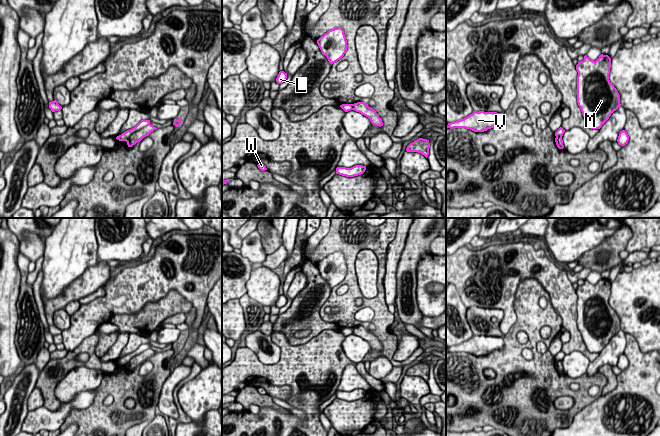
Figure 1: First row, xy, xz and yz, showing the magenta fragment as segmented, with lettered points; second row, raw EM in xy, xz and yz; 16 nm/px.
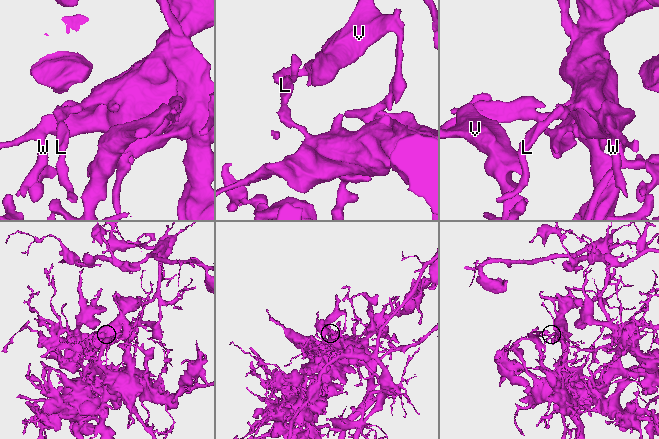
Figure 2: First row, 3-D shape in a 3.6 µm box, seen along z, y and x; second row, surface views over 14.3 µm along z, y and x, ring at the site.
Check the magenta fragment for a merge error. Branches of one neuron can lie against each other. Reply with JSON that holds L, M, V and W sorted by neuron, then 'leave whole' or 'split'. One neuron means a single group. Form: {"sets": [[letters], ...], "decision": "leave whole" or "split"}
{"sets": [["L", "M", "W"], ["V"]], "decision": "split"}

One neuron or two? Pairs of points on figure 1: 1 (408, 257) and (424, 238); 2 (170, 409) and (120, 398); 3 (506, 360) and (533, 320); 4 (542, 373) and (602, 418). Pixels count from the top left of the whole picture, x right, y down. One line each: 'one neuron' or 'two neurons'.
1: one neuron
2: two neurons
3: one neuron
4: two neurons

